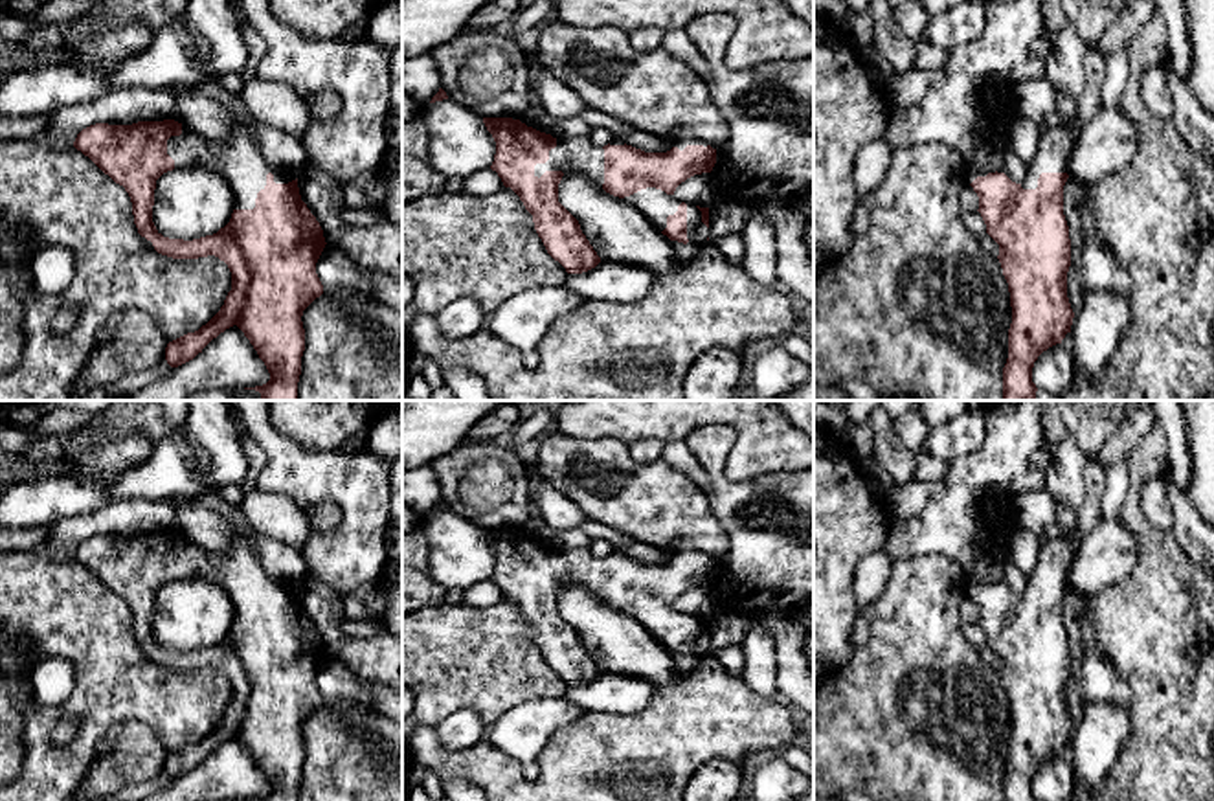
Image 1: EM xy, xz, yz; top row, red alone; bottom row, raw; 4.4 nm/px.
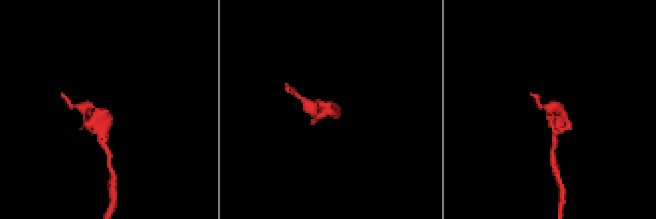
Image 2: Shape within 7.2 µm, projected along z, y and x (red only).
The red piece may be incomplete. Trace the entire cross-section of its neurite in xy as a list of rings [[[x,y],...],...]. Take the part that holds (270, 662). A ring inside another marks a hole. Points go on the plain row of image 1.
[[[174,531],[138,533],[132,536],[96,535],[83,540],[73,558],[88,568],[105,586],[123,597],[132,614],[132,626],[138,645],[152,654],[154,661],[173,671],[198,671],[215,667],[224,672],[231,683],[231,702],[228,704],[220,722],[198,742],[187,744],[165,759],[165,772],[171,779],[178,779],[193,772],[202,761],[226,740],[237,737],[250,751],[259,770],[264,773],[270,792],[263,797],[244,801],[298,801],[301,786],[301,768],[305,762],[303,722],[323,705],[323,696],[316,685],[316,674],[325,660],[325,649],[320,634],[301,612],[298,590],[272,579],[261,564],[253,547],[237,540],[219,553],[220,562],[211,560],[211,551],[195,544],[187,536]],[[206,579],[220,586],[233,604],[233,625],[230,634],[213,647],[193,652],[163,649],[152,634],[156,592],[173,581]]]

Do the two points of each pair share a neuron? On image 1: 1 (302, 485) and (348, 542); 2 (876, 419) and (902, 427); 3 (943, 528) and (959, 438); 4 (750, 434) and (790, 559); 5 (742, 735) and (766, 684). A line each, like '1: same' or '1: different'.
1: same
2: different
3: different
4: different
5: different

